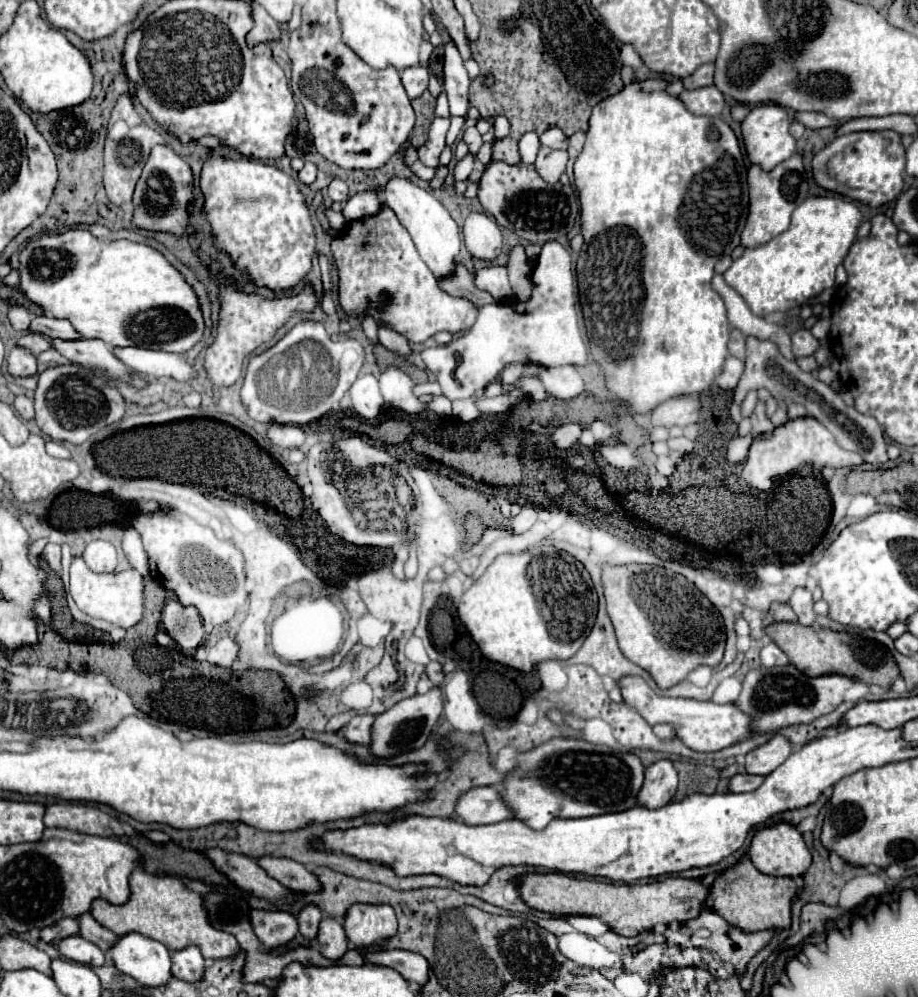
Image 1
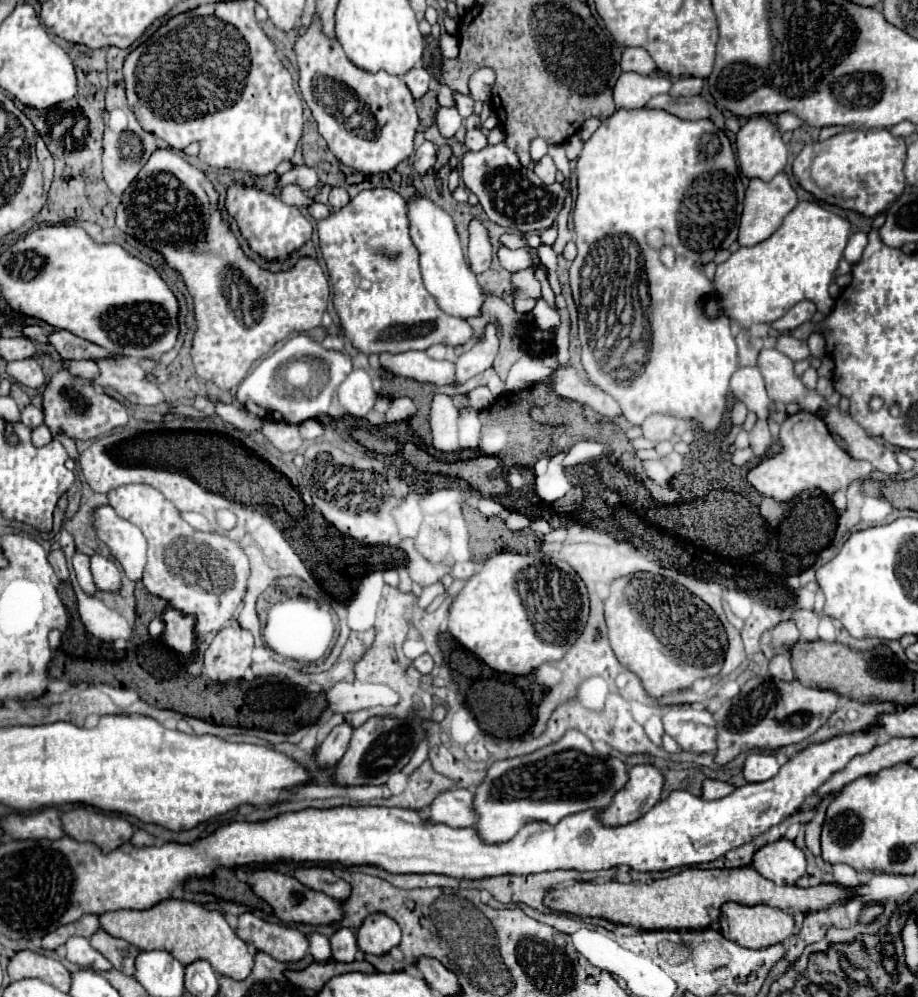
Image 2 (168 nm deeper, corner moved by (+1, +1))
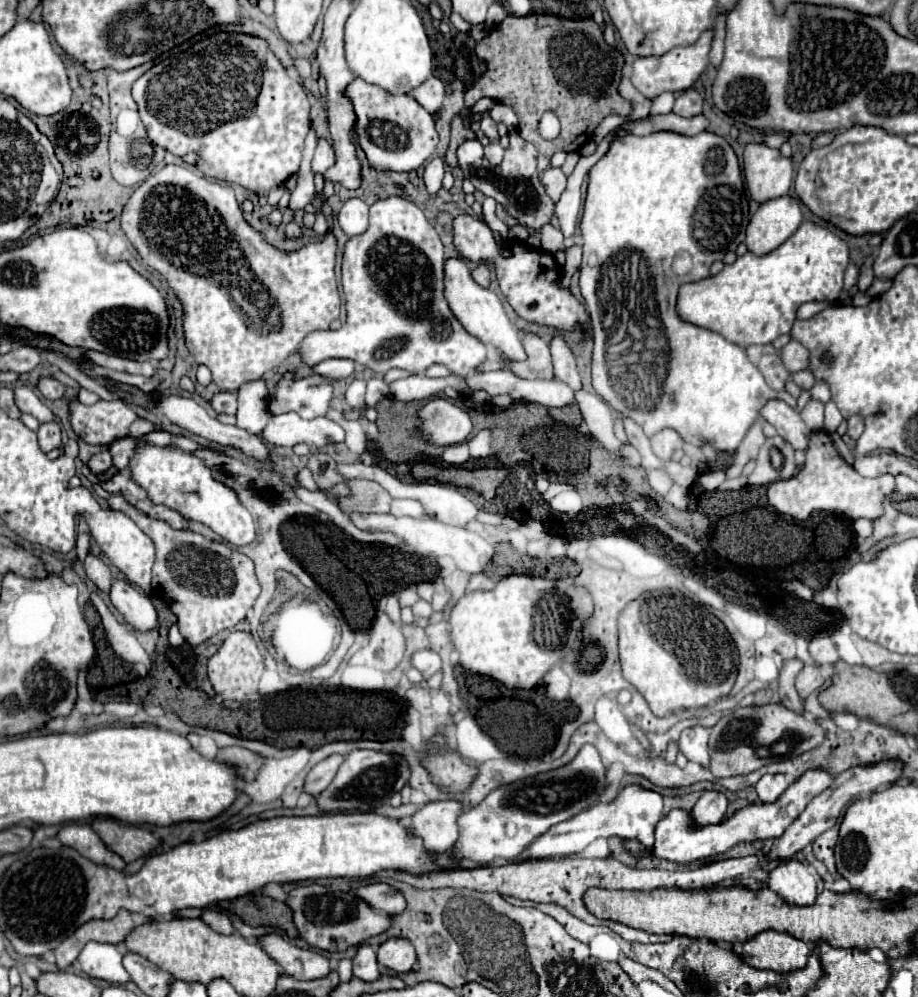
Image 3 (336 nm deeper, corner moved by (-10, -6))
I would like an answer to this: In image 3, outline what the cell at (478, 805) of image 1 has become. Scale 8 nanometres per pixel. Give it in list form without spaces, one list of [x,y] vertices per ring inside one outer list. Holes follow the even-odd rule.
[[[435,801],[419,809],[407,823],[411,835],[423,839],[427,855],[441,855],[457,841],[457,815],[461,805],[457,801]]]

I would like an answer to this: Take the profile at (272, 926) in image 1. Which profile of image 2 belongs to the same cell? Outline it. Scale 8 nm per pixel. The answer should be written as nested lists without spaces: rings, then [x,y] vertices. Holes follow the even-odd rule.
[[[242,914],[238,918],[236,934],[280,962],[298,962],[308,952],[308,940],[300,930],[266,922],[254,914]]]

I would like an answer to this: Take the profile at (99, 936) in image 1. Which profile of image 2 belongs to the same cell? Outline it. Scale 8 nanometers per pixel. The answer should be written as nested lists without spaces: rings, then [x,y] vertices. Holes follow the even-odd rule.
[[[98,928],[92,938],[90,938],[90,944],[92,948],[96,948],[102,956],[106,956],[112,966],[128,976],[134,974],[134,958],[138,954],[138,948],[128,944],[126,940],[120,940],[120,938],[114,938],[110,936],[108,932],[104,932],[102,928]]]

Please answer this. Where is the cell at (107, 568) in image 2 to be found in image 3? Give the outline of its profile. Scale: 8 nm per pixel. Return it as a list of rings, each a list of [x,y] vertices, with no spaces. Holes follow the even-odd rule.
[[[113,581],[111,603],[125,617],[125,621],[137,631],[157,629],[157,611],[145,593],[135,591],[127,581]]]

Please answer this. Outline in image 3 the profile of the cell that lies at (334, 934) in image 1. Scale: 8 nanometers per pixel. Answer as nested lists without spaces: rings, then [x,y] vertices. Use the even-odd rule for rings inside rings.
[[[361,945],[353,959],[353,975],[363,981],[375,981],[381,977],[375,951],[369,945]]]

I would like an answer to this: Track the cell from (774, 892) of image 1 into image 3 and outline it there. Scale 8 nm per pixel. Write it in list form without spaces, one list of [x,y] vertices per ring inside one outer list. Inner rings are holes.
[[[763,931],[757,937],[743,943],[741,957],[747,965],[763,971],[787,973],[797,971],[807,965],[811,947],[789,933]]]

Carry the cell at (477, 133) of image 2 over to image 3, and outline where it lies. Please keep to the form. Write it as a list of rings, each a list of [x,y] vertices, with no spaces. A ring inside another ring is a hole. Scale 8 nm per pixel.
[[[491,141],[491,143],[485,147],[485,157],[487,157],[493,165],[499,165],[501,159],[503,159],[503,147],[501,147],[497,141]]]

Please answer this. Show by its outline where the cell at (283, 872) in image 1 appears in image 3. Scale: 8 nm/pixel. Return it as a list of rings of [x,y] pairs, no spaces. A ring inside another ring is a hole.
[[[371,883],[371,885],[359,887],[357,893],[371,907],[375,907],[377,911],[383,911],[387,915],[403,913],[405,907],[407,907],[407,901],[403,899],[403,895],[395,887],[391,887],[387,883]]]

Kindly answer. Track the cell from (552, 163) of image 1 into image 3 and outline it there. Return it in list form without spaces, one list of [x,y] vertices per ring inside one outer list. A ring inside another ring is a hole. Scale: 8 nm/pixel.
[[[549,167],[547,171],[543,171],[543,175],[541,175],[541,183],[543,183],[543,187],[545,187],[545,191],[547,191],[547,195],[551,197],[551,201],[559,201],[559,197],[561,197],[561,193],[565,191],[565,183],[567,183],[567,177],[565,177],[565,173],[561,171],[561,169],[555,169],[555,167]]]

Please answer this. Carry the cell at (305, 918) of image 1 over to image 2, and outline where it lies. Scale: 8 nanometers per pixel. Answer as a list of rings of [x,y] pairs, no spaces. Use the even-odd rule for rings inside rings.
[[[312,932],[308,936],[308,942],[310,942],[310,954],[314,956],[316,962],[330,960],[330,942],[328,942],[326,936],[322,936],[318,932]]]

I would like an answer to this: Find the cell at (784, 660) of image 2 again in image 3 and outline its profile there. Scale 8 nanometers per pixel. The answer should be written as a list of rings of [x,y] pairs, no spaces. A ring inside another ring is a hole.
[[[805,665],[801,669],[801,673],[797,675],[797,683],[795,685],[797,685],[799,695],[803,699],[807,699],[813,691],[819,691],[823,687],[823,683],[825,683],[825,677],[819,673],[819,669],[813,667],[813,665]]]

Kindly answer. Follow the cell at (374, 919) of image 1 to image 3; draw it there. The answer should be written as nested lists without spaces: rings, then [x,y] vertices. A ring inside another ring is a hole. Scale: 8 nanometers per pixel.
[[[389,939],[389,941],[385,941],[377,951],[377,959],[383,967],[393,969],[397,973],[413,971],[413,965],[417,963],[415,947],[407,939]]]

